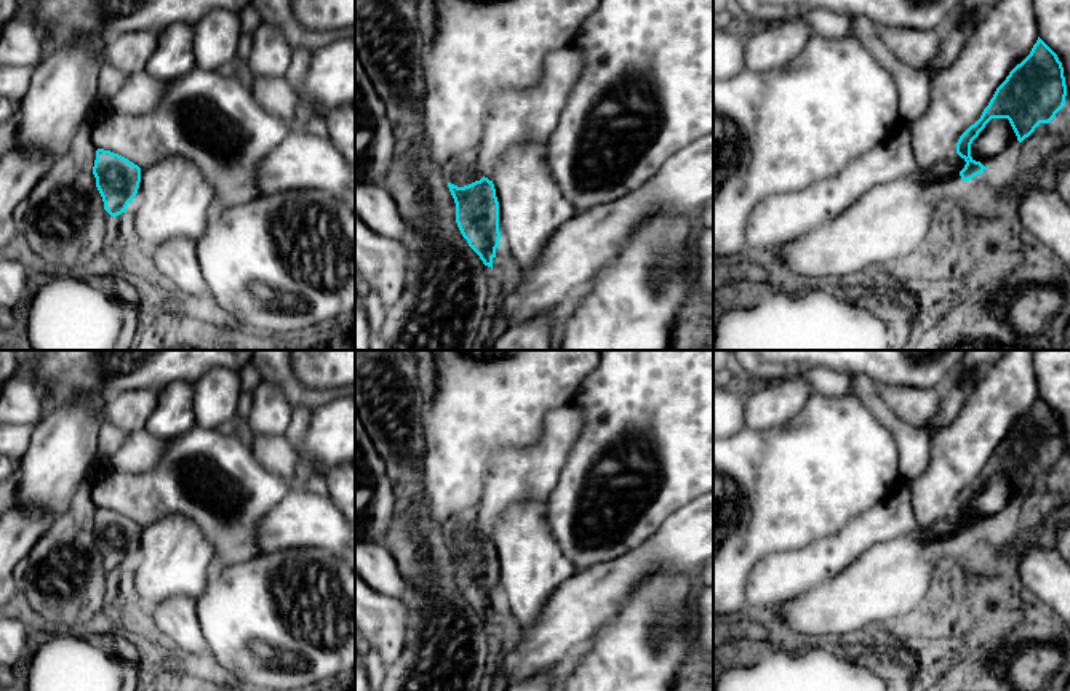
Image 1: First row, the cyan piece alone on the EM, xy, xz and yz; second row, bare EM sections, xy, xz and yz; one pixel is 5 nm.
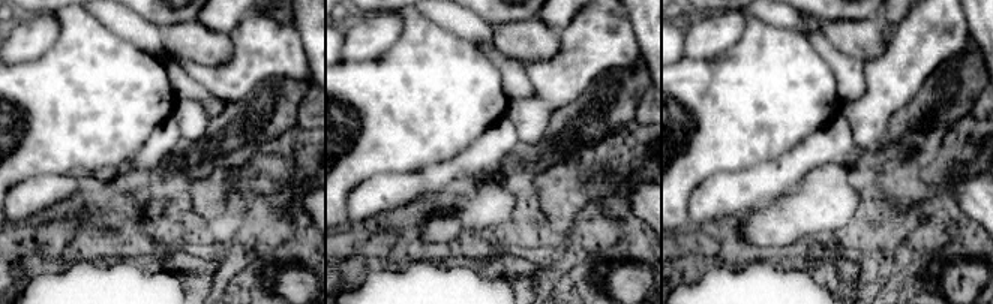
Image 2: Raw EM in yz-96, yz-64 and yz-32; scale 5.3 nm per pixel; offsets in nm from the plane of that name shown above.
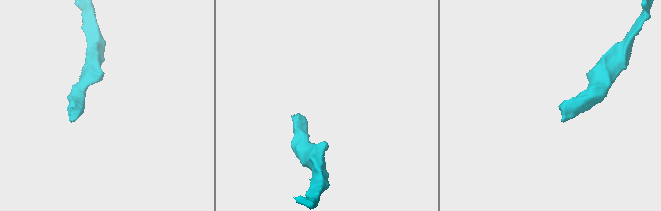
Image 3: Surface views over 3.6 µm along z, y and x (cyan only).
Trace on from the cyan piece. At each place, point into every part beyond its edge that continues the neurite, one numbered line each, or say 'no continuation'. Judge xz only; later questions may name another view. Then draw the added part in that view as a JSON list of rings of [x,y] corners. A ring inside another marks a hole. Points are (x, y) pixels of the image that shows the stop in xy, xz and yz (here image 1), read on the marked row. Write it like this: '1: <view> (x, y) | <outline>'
1: xz (461, 170) | [[[478,149],[453,157],[443,168],[448,182],[464,187],[483,178],[478,170]]]

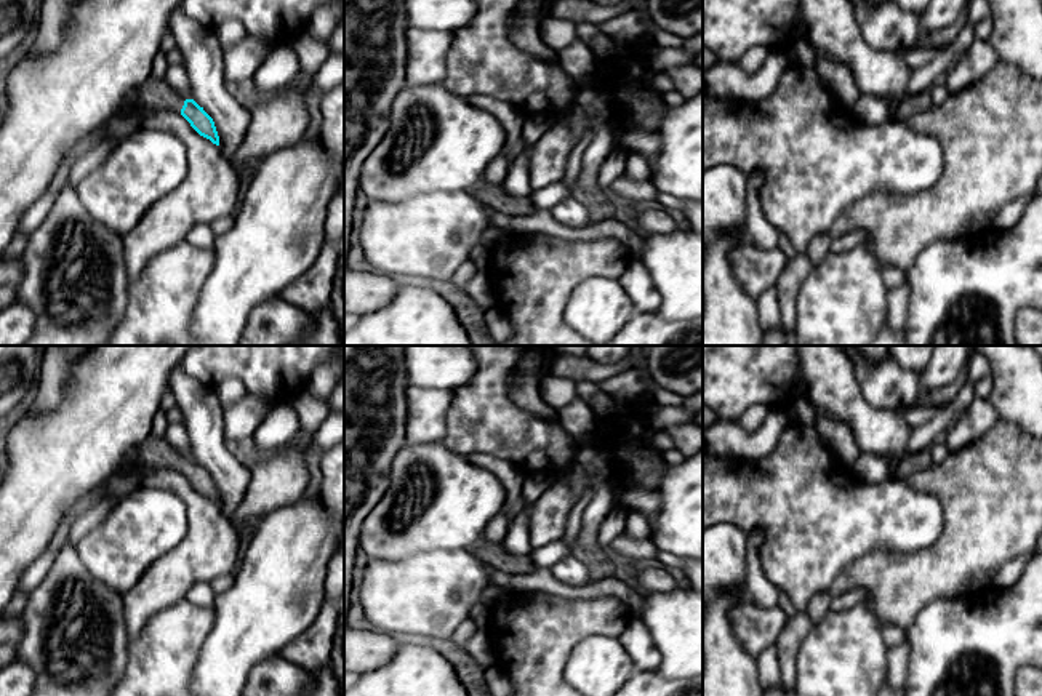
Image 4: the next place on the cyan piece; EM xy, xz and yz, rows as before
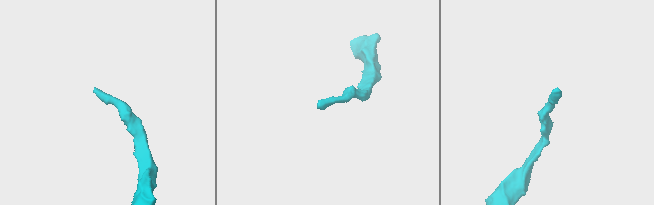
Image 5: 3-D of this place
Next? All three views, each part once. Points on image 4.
1: xy (154, 95) | [[[147,78],[134,90],[136,106],[128,112],[120,110],[104,123],[102,139],[114,139],[117,144],[139,128],[142,117],[154,110],[173,110],[181,114],[184,98],[163,80]],[[99,141],[99,142],[101,142]]]

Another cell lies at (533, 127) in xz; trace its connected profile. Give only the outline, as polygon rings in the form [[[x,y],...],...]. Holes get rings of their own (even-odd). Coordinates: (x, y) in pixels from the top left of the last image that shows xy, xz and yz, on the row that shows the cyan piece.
[[[557,114],[528,115],[522,125],[522,142],[533,146],[549,128],[557,125]]]

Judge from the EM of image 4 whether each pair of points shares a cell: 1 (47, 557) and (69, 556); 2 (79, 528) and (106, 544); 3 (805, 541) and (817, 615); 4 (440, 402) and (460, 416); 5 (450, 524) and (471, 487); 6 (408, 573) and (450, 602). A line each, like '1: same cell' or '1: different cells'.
1: different cells
2: different cells
3: different cells
4: different cells
5: same cell
6: same cell

